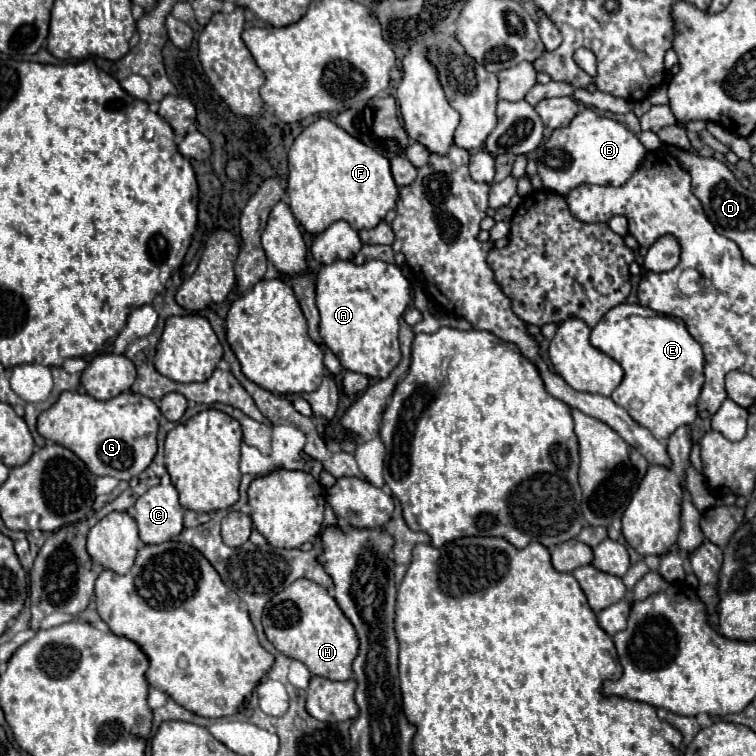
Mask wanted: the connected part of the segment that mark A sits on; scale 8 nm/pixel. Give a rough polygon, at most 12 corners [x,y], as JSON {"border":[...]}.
{"border":[[396,264],[316,274],[320,338],[344,370],[386,378],[412,288]]}

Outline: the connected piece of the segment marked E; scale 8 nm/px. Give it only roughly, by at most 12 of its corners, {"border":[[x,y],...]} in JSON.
{"border":[[608,310],[590,342],[654,438],[698,416],[702,346],[680,318]]}

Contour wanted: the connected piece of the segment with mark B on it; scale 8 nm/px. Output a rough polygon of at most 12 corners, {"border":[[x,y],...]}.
{"border":[[584,108],[538,146],[538,176],[566,196],[626,184],[648,150]]}

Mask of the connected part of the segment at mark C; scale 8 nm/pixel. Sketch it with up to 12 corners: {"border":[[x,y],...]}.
{"border":[[168,473],[136,500],[140,540],[182,532],[184,508]]}

